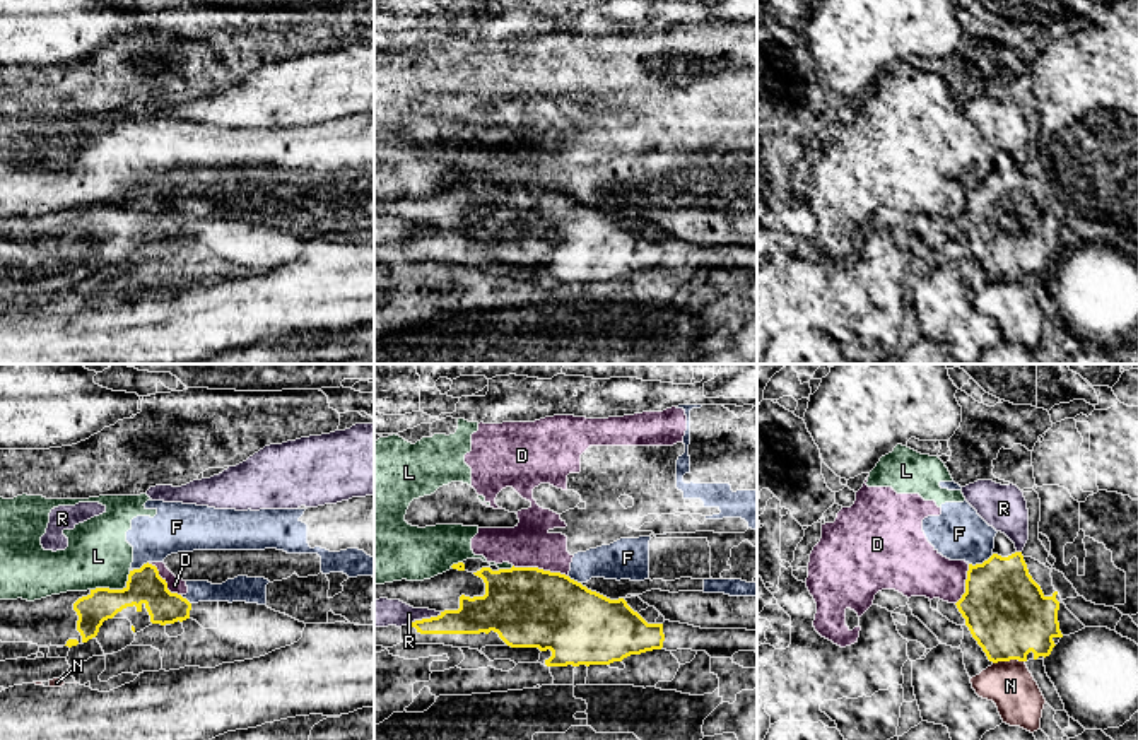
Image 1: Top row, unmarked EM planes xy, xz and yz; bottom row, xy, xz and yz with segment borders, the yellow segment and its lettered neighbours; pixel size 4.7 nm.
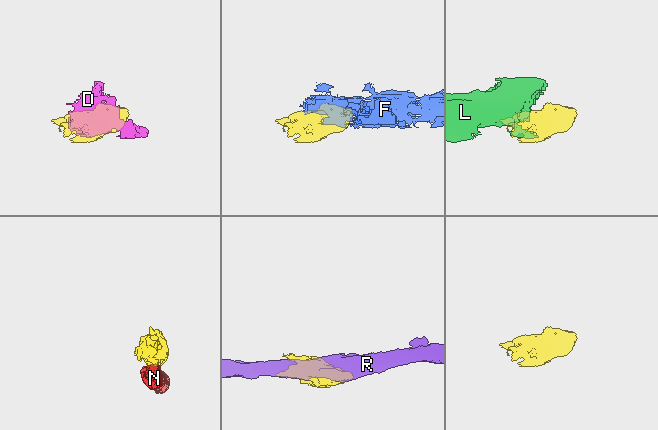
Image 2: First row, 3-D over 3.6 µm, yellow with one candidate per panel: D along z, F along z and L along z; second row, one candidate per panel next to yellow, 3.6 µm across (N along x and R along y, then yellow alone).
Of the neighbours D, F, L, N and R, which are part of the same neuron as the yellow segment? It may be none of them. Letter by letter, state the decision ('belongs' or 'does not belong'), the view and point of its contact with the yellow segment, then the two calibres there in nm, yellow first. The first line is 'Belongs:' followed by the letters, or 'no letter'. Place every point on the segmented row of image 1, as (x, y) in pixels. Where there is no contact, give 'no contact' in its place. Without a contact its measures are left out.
Belongs: no letter
D: does not belong | xz (540, 569) | 380/200 nm
F: does not belong | yz (983, 563) | 380/260 nm
L: does not belong | xy (115, 590) | 170/300 nm
N: does not belong | yz (1008, 660) | 380/220 nm
R: does not belong | xz (428, 619) | 180/140 nm

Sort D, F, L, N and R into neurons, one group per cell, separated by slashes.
D F L / N / R

